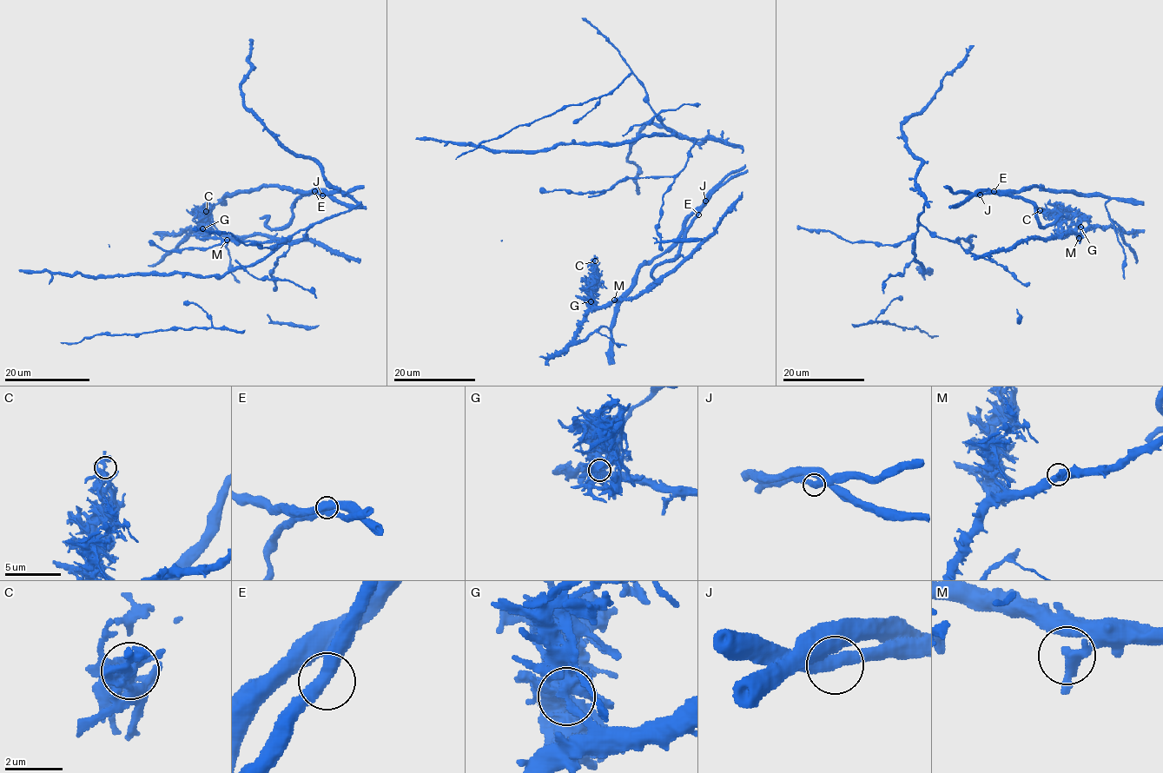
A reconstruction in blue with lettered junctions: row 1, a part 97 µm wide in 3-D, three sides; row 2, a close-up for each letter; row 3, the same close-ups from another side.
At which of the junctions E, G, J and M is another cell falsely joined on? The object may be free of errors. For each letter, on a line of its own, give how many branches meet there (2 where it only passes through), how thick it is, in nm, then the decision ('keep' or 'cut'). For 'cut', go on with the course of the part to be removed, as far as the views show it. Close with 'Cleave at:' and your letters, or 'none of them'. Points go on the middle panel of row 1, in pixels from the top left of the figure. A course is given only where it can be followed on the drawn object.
E: 2 branches meet; 440 nm thick; keep
G: 2 branches meet; 360 nm thick; cut; foreign part runs (591, 300), (593, 293), (591, 286), (595, 254)
J: 2 branches meet; 440 nm thick; keep
M: 2 branches meet; 360 nm thick; keep
Cleave at: G

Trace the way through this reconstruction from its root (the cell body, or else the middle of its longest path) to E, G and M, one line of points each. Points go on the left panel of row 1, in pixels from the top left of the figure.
E: (341, 201), (336, 201), (322, 191), (314, 191)
G: (341, 201), (319, 191), (258, 187), (225, 195), (204, 221), (186, 233), (188, 228), (205, 230), (201, 228)
M: (341, 201), (319, 191), (277, 187), (227, 194), (204, 221), (186, 231), (220, 231), (227, 240)

